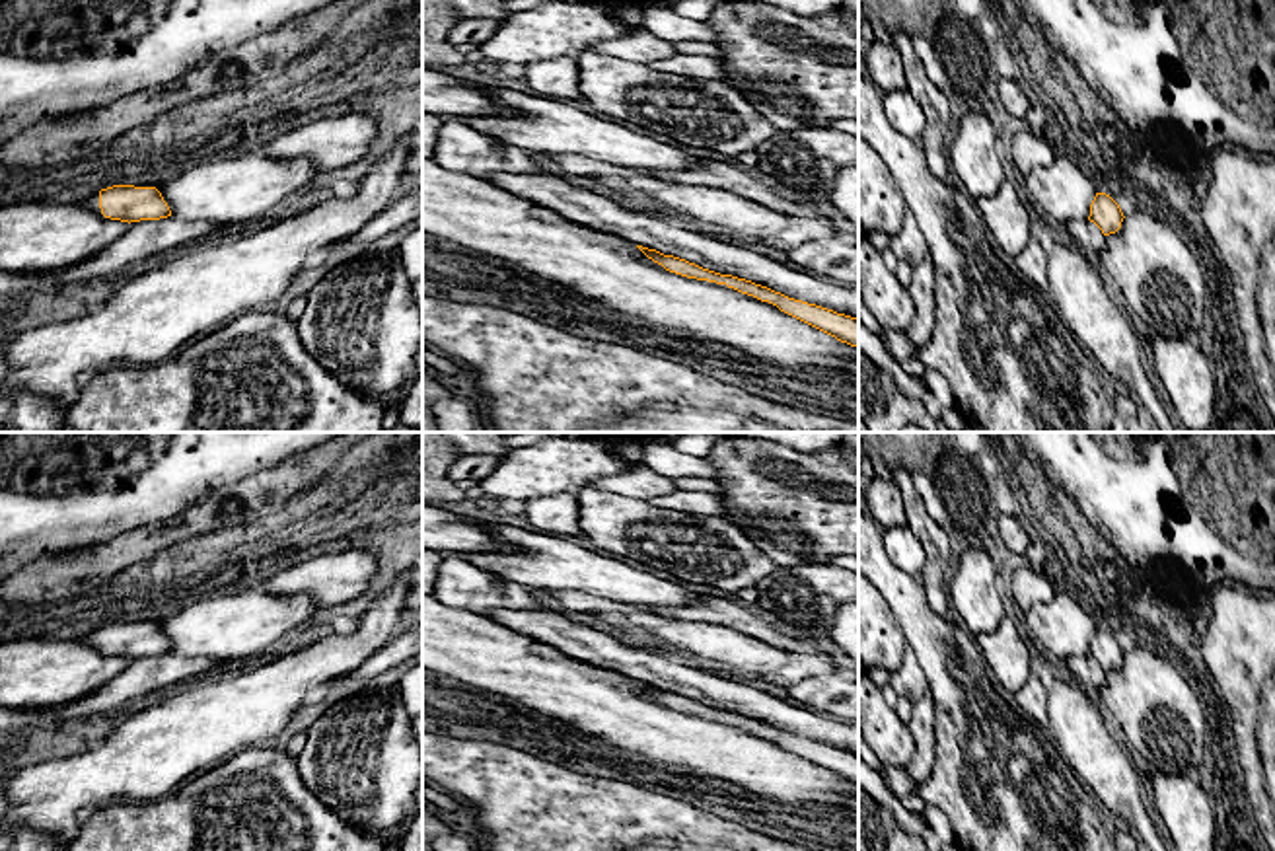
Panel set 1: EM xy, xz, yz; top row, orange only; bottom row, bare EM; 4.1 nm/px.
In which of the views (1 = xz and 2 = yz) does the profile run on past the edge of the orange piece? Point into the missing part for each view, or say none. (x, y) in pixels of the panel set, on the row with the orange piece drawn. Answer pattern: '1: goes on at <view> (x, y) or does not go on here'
1: does not go on here
2: does not go on here

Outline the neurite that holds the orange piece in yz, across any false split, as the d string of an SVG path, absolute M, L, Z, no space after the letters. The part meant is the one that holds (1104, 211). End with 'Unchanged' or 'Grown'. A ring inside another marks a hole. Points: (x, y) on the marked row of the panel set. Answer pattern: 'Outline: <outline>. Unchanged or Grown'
Outline: M1096 193L1088 220L1094 222L1104 236L1115 234L1121 228L1123 218L1119 204L1110 195Z. Unchanged

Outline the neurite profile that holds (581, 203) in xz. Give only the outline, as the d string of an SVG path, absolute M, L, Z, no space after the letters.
M498 173L487 177L498 189L522 197L565 220L656 249L703 269L767 286L788 298L816 304L858 319L858 284L847 286L816 273L777 263L732 238L687 232L666 216L629 210L592 183L553 173Z

